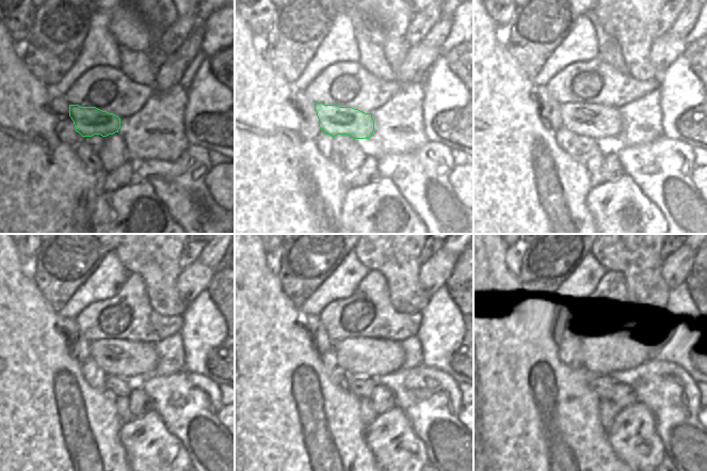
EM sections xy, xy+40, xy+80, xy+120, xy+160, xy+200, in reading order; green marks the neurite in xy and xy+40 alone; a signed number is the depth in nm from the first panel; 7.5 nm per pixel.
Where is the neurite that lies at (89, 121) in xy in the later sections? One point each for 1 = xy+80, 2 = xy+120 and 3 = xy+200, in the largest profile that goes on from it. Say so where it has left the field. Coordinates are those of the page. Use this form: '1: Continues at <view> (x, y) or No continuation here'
1: Continues at xy+80 (598, 122)
2: Continues at xy+120 (122, 358)
3: Continues at xy+200 (599, 356)

